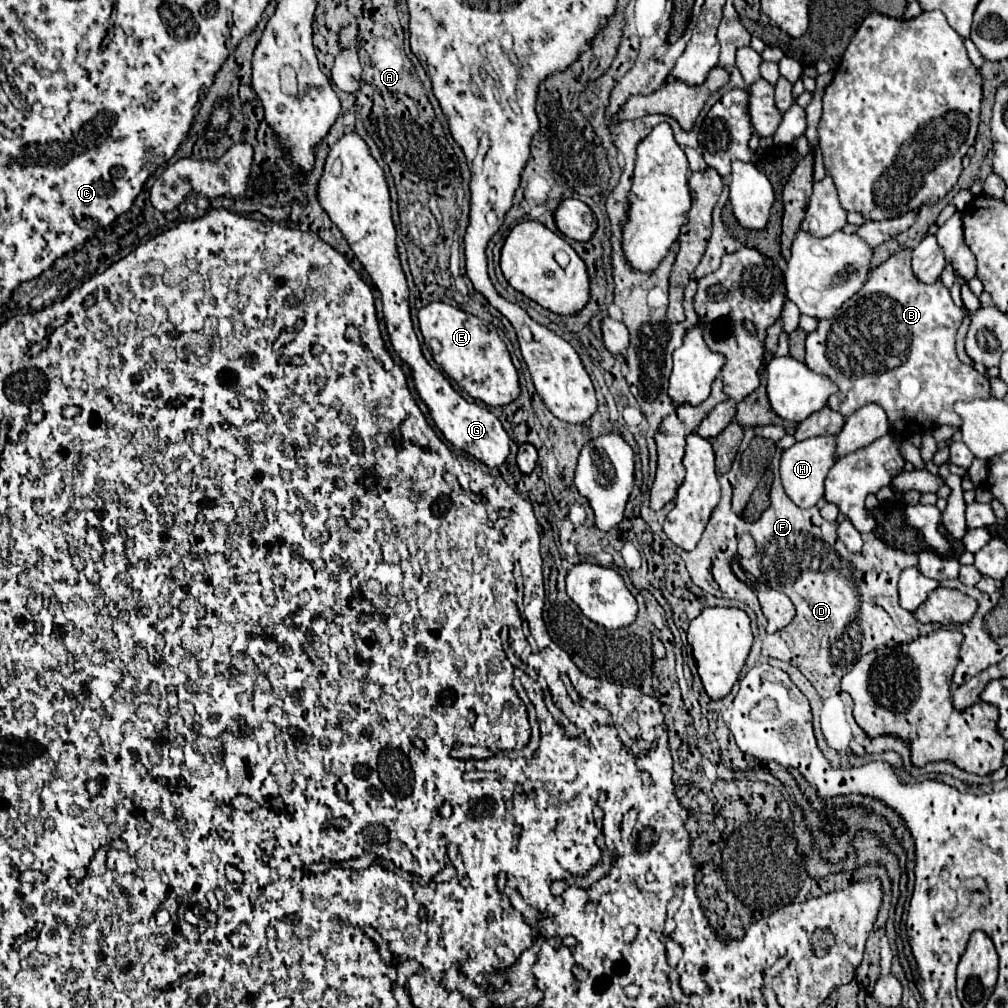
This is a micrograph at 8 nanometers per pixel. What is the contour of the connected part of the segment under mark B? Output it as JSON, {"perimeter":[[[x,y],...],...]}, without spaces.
{"perimeter":[[[903,248],[877,266],[863,290],[859,290],[851,300],[847,300],[833,318],[819,320],[817,328],[807,336],[807,356],[805,364],[819,372],[827,374],[837,386],[839,392],[829,398],[829,408],[851,416],[855,408],[869,402],[881,404],[891,420],[891,430],[899,438],[907,438],[917,432],[919,426],[915,418],[931,418],[931,428],[939,426],[961,426],[959,414],[953,410],[953,404],[959,400],[989,398],[991,384],[989,378],[977,372],[973,366],[963,364],[955,354],[955,334],[963,320],[963,308],[955,306],[949,290],[941,280],[935,284],[923,284],[911,270],[911,250]]]}

